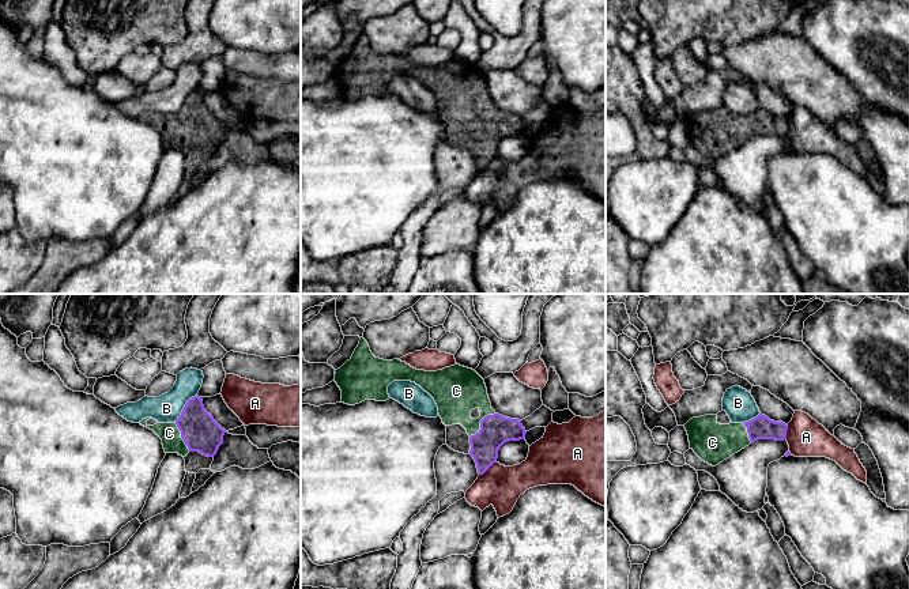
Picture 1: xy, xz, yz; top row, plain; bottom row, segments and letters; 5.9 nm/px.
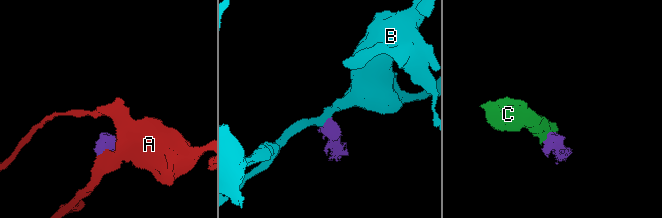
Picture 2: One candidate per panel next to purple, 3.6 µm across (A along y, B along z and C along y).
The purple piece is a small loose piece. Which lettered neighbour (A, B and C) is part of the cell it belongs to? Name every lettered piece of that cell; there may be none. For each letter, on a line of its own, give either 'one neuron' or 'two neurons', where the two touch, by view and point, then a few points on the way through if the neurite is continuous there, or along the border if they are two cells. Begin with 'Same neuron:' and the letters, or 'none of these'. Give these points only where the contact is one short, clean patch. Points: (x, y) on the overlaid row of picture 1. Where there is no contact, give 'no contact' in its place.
Same neuron: C
A: two neurons; contact xz (487, 468); border xz (496, 460), (479, 475)
B: two neurons; contact xy (184, 407); border xy (196, 395), (187, 401), (174, 422)
C: one neuron; contact xz (481, 423); way xz (496, 430), (487, 430), (481, 423), (456, 408), (456, 391)

